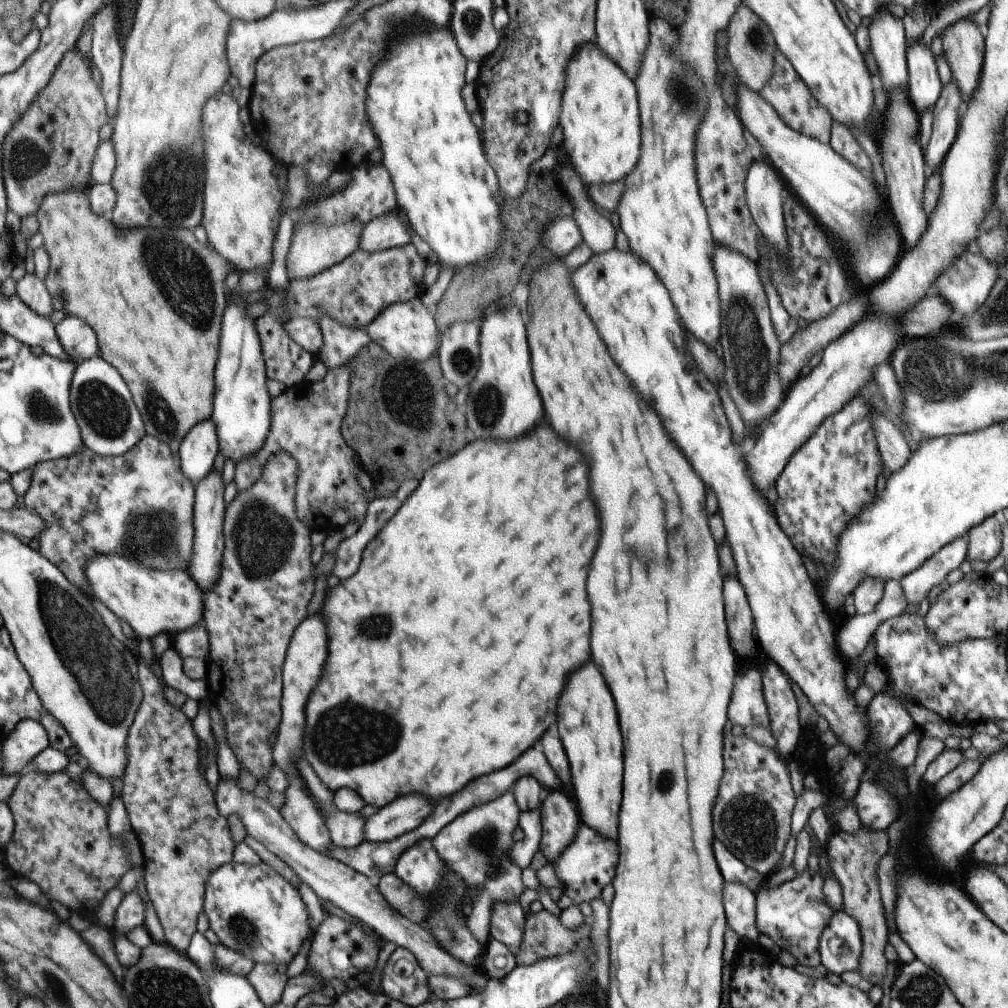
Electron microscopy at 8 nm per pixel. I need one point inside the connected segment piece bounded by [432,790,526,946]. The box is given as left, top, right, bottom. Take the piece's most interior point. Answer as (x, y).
(476, 843)

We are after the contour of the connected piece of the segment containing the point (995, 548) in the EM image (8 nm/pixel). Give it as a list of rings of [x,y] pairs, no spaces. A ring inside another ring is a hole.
[[[992,515],[983,523],[971,528],[966,536],[967,560],[990,562],[1000,554],[1002,548],[1002,530],[998,520]]]

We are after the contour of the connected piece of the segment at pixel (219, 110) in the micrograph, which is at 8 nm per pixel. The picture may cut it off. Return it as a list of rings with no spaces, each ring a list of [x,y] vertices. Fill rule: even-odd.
[[[224,90],[216,97],[210,97],[207,103],[204,105],[203,110],[203,144],[205,152],[205,189],[203,192],[203,215],[201,218],[201,225],[206,230],[207,242],[226,262],[229,262],[238,271],[238,274],[251,273],[252,271],[258,271],[259,269],[268,269],[272,262],[272,243],[276,238],[276,232],[278,230],[278,224],[280,222],[280,206],[282,206],[283,194],[279,188],[279,182],[277,176],[274,176],[274,170],[277,168],[278,163],[273,158],[270,152],[266,151],[265,148],[256,148],[252,144],[251,140],[246,137],[243,131],[243,124],[240,122],[238,112],[238,101],[233,97],[230,90]]]

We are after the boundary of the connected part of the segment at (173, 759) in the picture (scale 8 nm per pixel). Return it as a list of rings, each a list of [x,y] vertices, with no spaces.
[[[138,639],[138,647],[141,657],[138,657],[138,676],[139,683],[143,692],[143,697],[136,711],[134,720],[132,721],[132,726],[128,729],[127,734],[127,767],[125,768],[125,773],[122,778],[122,798],[125,804],[128,816],[131,820],[131,828],[134,832],[135,837],[139,840],[139,845],[143,854],[142,866],[146,871],[145,875],[145,889],[147,890],[147,895],[154,906],[154,910],[158,916],[158,922],[162,926],[164,931],[164,936],[166,938],[166,944],[174,947],[177,951],[182,954],[186,952],[188,945],[190,944],[192,936],[196,930],[196,920],[200,916],[200,912],[204,910],[205,905],[205,886],[208,877],[221,866],[225,864],[230,864],[233,862],[233,850],[235,849],[234,842],[232,841],[231,833],[228,827],[227,817],[222,816],[217,809],[217,802],[215,801],[215,796],[212,790],[208,786],[206,779],[204,777],[204,771],[201,770],[199,766],[199,740],[197,734],[193,729],[193,723],[190,722],[189,718],[184,715],[182,710],[168,704],[163,694],[163,687],[166,687],[162,676],[156,678],[152,672],[150,672],[149,664],[158,662],[155,658],[155,649],[152,648],[151,640],[148,639]]]

